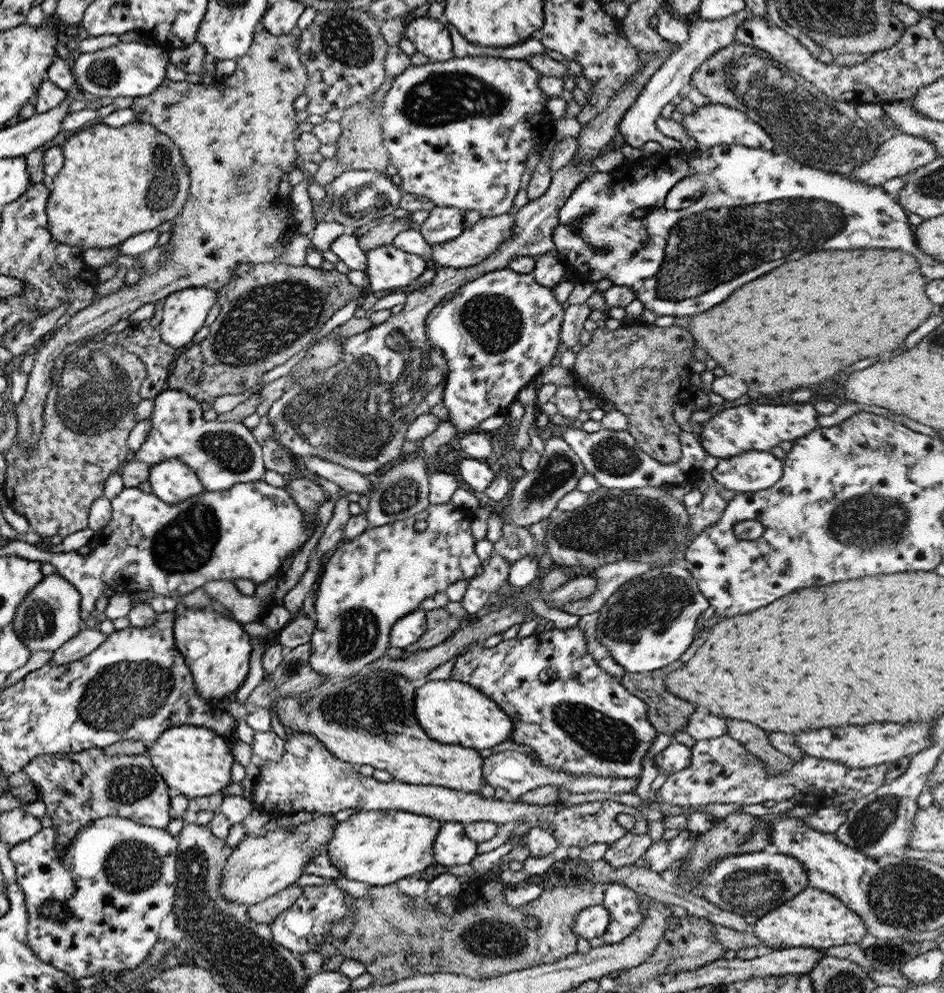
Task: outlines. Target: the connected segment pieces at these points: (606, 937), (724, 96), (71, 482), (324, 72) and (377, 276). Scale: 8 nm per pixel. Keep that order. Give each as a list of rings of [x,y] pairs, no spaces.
[[[609,883],[605,888],[602,905],[610,911],[610,924],[601,939],[604,945],[616,945],[640,925],[644,914],[635,891],[617,883]]]
[[[734,41],[725,46],[720,55],[708,58],[705,63],[696,68],[690,79],[712,104],[736,108],[764,129],[773,141],[774,153],[790,156],[799,164],[810,168],[850,176],[854,168],[862,166],[864,162],[873,158],[883,141],[883,138],[856,114],[856,105],[828,96],[820,87],[816,87],[817,83],[780,66],[772,56],[752,45]]]
[[[106,328],[104,332],[86,338],[85,342],[64,346],[52,366],[52,382],[42,413],[44,429],[38,444],[32,451],[24,451],[22,445],[14,442],[6,452],[4,498],[12,510],[27,518],[30,528],[41,537],[65,537],[88,528],[91,506],[102,498],[108,476],[131,456],[126,440],[138,422],[135,409],[141,402],[139,392],[147,372],[136,354],[126,352],[116,343],[108,345],[104,342],[109,333]]]
[[[366,9],[318,12],[312,24],[302,31],[298,52],[308,69],[308,86],[304,88],[304,94],[310,97],[308,113],[323,115],[332,108],[346,109],[374,95],[387,78],[384,61],[390,46],[380,31],[379,21]]]
[[[393,244],[368,250],[367,256],[369,284],[372,291],[410,286],[431,266],[431,257],[412,254]]]

